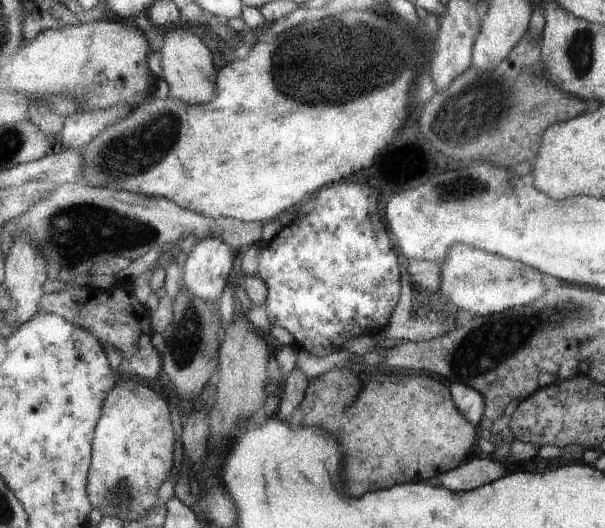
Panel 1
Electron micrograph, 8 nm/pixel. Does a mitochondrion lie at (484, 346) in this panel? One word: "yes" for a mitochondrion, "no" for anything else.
yes

